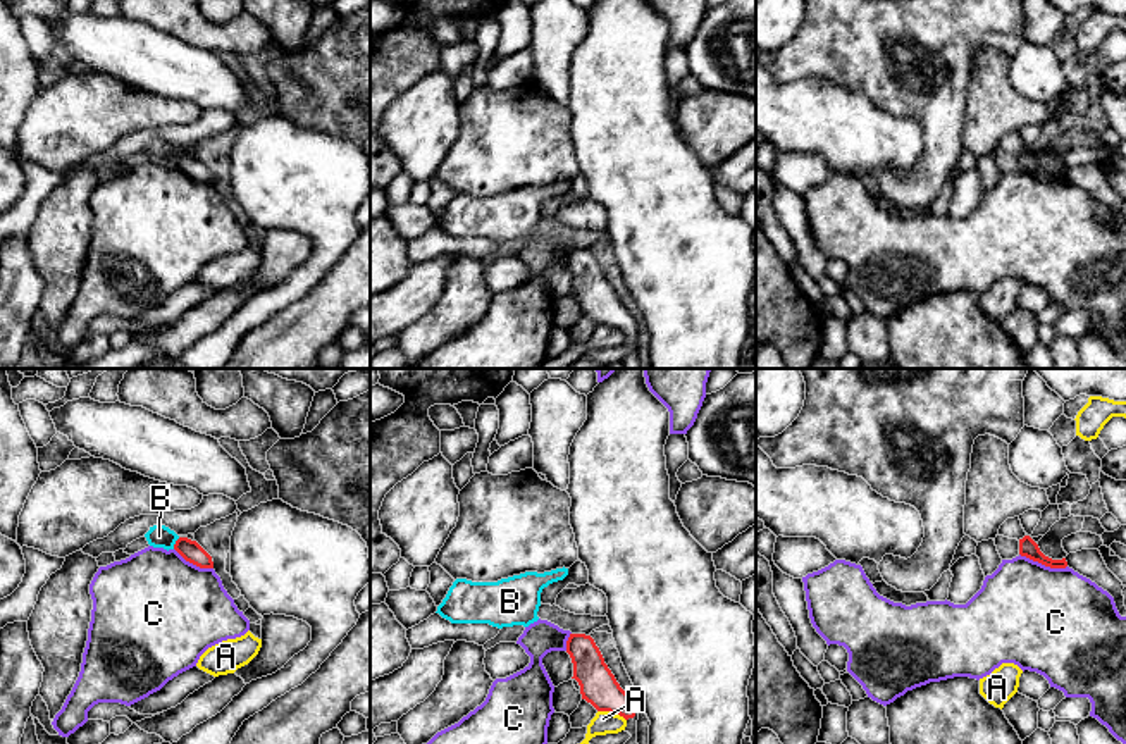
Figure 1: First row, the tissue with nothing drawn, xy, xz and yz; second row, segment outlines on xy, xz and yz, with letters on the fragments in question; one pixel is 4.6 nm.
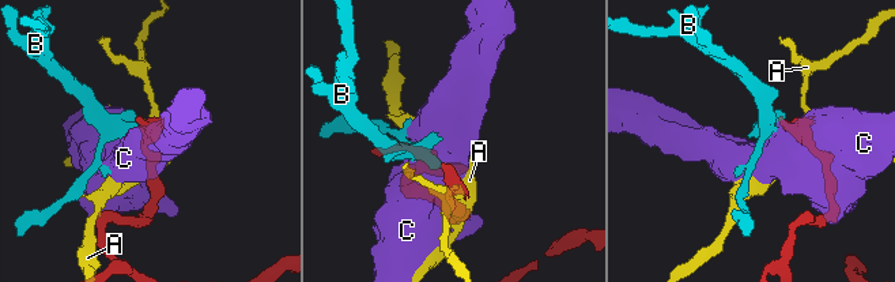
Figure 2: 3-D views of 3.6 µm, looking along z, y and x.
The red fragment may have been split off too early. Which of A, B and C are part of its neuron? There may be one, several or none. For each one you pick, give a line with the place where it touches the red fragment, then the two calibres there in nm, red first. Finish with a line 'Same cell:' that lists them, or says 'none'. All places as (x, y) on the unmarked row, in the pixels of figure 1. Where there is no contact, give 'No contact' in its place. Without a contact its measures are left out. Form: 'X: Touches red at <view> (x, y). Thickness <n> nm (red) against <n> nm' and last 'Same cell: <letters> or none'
B: Touches red at xy (176, 157). Thickness 100 nm (red) against 110 nm
Same cell: B

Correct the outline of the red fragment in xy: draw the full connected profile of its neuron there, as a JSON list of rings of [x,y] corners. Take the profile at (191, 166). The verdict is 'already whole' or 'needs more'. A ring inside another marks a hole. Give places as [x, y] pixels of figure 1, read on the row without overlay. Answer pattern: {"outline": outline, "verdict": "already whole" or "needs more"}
{"outline": [[[165,140],[150,141],[145,152],[153,162],[176,164],[186,176],[200,183],[213,183],[212,170],[196,155],[179,152]]], "verdict": "needs more"}

